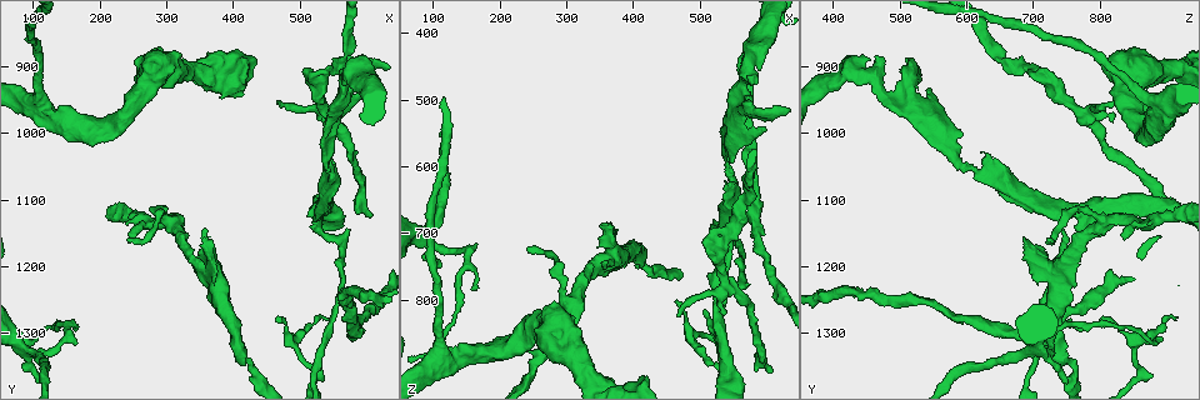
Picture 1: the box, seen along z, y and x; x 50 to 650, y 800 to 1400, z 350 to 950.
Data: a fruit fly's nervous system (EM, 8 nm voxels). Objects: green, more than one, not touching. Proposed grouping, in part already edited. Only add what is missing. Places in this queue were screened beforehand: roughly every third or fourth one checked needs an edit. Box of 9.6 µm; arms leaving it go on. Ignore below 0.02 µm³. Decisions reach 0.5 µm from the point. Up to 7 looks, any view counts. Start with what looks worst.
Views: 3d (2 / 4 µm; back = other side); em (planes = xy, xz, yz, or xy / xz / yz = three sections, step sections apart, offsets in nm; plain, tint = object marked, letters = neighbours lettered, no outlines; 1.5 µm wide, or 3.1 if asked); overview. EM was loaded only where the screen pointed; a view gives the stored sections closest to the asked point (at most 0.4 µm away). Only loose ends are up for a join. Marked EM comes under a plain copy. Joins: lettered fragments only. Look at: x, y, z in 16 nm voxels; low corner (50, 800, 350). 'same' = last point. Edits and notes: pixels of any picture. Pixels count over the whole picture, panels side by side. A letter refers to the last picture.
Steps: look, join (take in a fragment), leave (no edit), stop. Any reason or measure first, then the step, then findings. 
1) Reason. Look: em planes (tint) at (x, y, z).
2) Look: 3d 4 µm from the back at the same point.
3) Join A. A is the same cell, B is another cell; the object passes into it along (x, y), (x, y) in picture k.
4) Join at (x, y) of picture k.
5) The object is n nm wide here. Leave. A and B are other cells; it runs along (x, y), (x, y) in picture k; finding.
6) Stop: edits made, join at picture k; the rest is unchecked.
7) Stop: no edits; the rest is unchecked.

Free end. Look: 3d 2 µm at (375, 1215, 700).

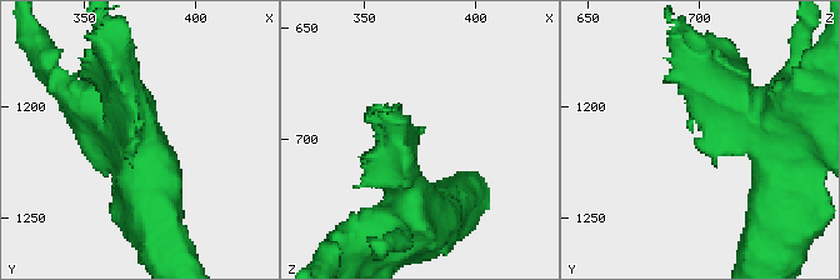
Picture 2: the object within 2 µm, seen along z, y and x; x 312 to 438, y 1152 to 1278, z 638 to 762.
Look: em xz step 8 (tint) at (376, 1216, 696).

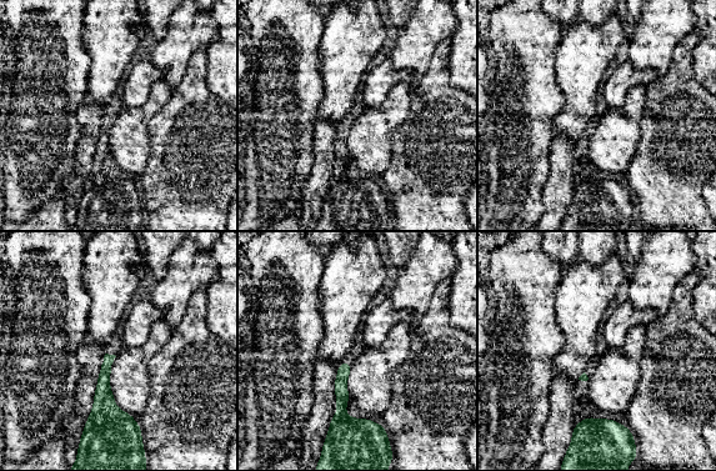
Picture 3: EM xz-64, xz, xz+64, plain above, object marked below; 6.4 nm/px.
Another direction. Look: em planes (letters) at the same point.

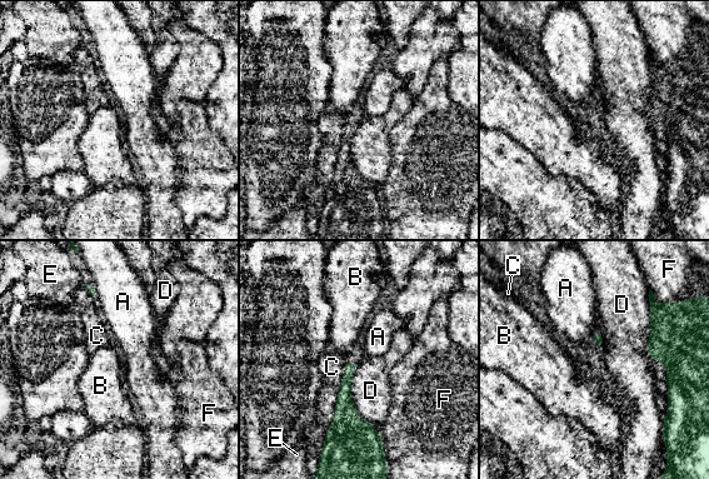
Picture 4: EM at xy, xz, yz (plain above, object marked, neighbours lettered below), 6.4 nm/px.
Leave. A, B, C, D, E and F are other cells; none of them fits.

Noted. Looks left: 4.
Branch stops here. Look: em planes (letters) at (245, 1145, 835).

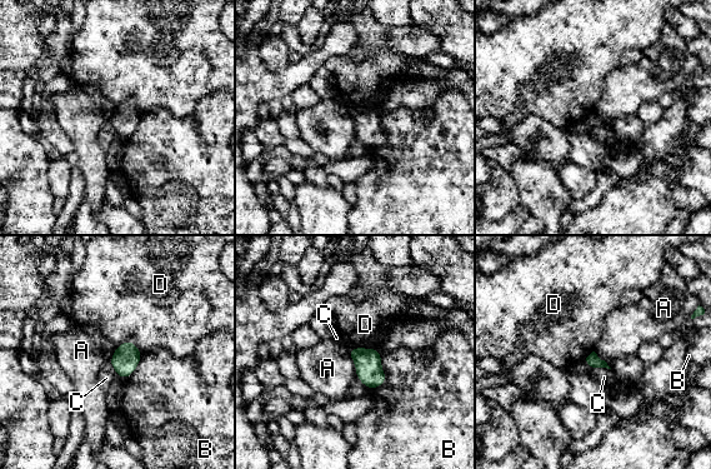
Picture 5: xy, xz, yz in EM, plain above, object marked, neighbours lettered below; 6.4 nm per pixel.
Leave. A, B, C and D are other cells; a border runs along (349, 347), (376, 348), (381, 352) in picture 5; no lettered fragment goes on from it.

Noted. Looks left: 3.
Free end. Look: 3d 2 µm at (505, 900, 710).

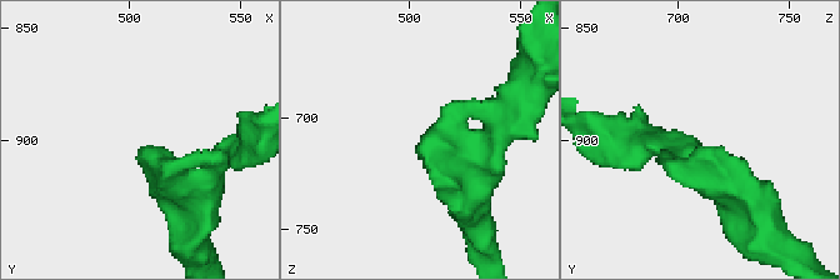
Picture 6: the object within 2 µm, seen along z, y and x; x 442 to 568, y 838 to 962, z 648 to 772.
Look: em planes (letters) at (504, 904, 715).

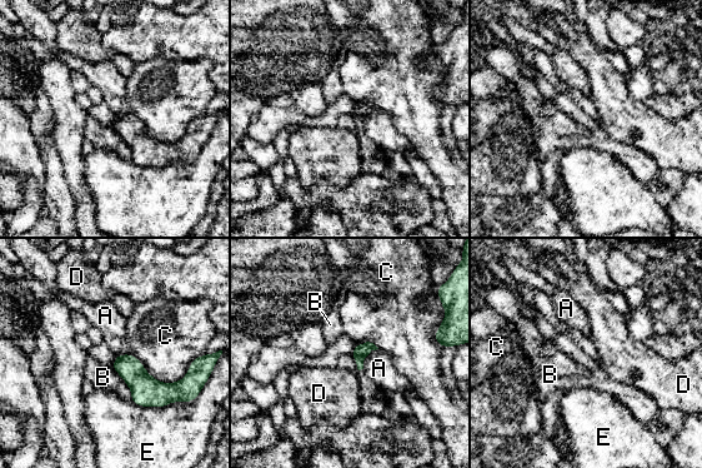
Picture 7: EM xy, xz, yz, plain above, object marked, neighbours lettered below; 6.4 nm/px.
Leave. A, B, C, D and E are other cells; a border runs along (377, 348), (365, 357), (362, 368) in picture 7; none of them fits.

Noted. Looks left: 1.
Stop: no edits; the rest is unchecked.

